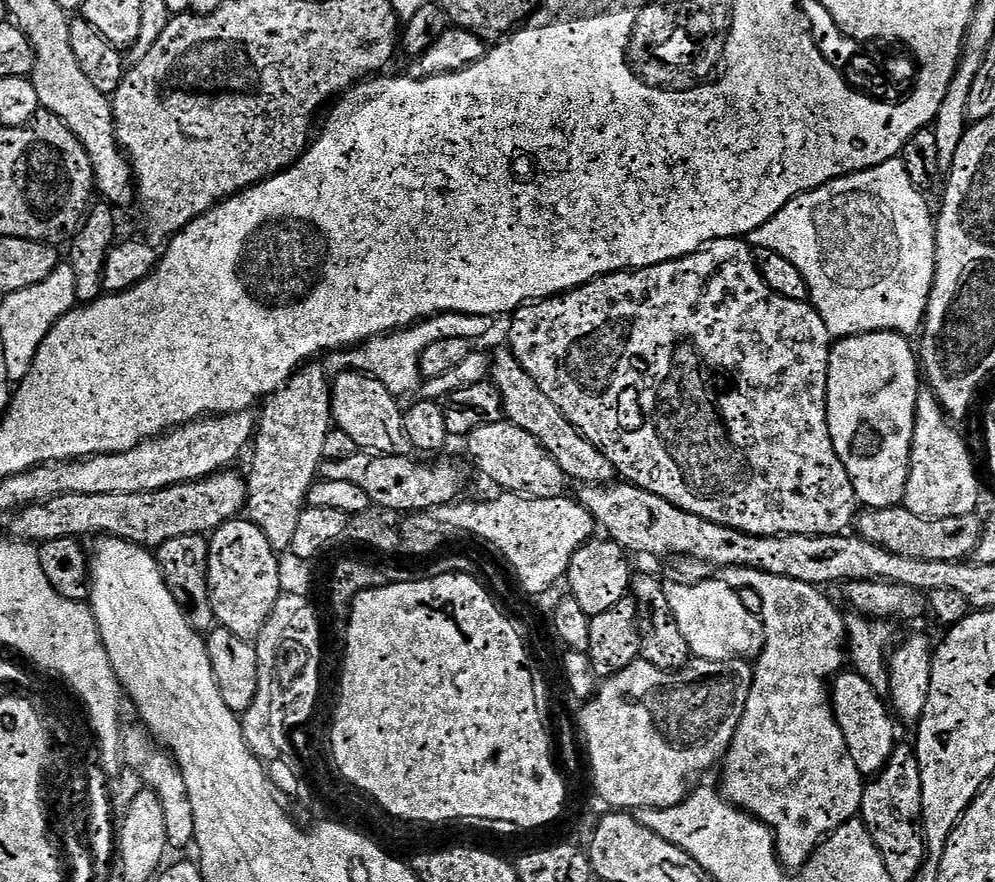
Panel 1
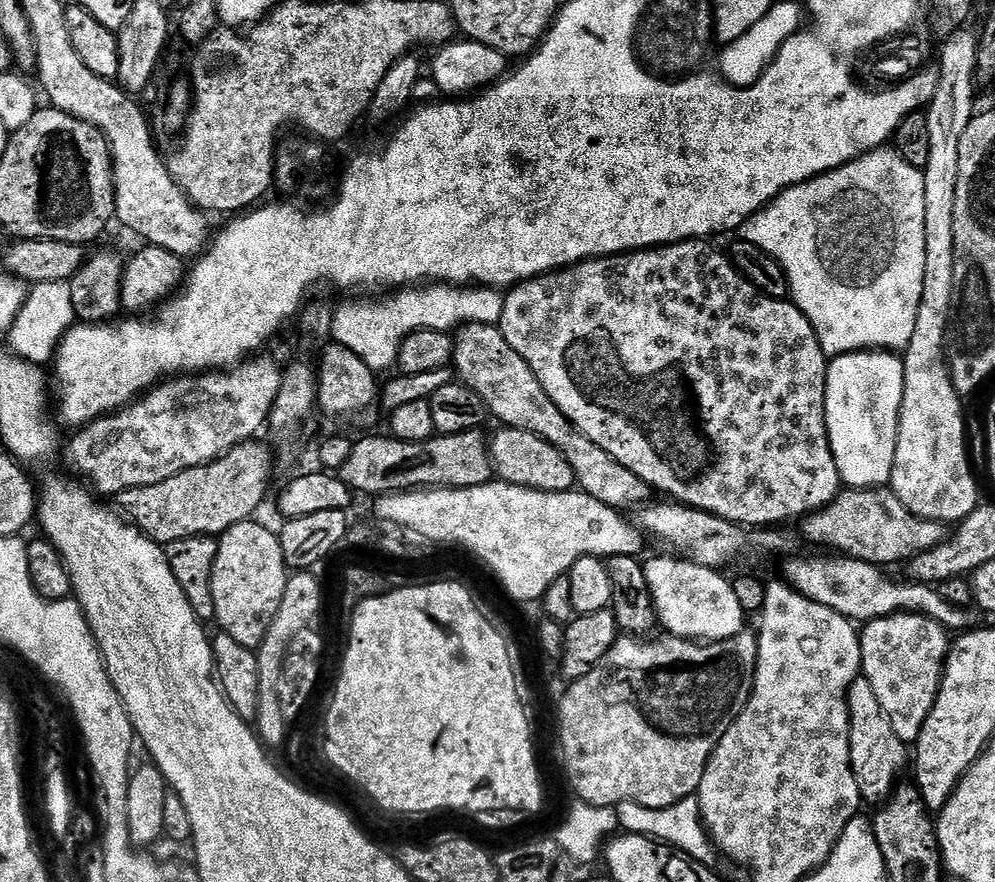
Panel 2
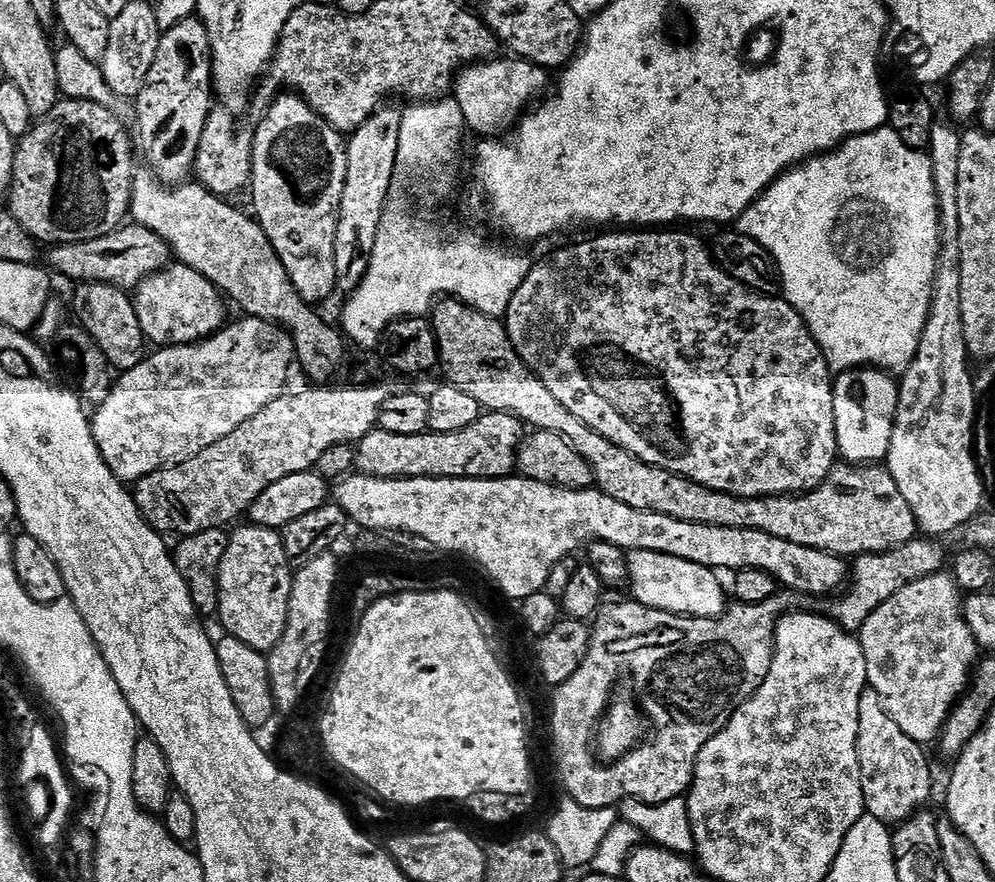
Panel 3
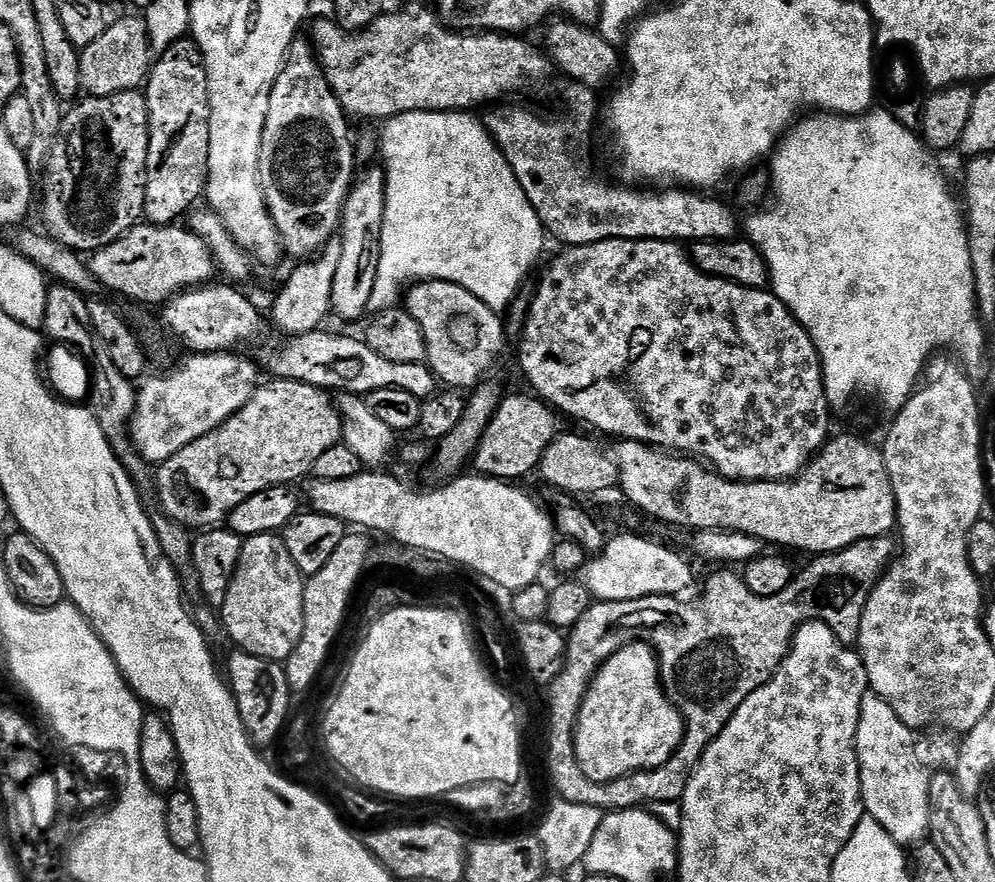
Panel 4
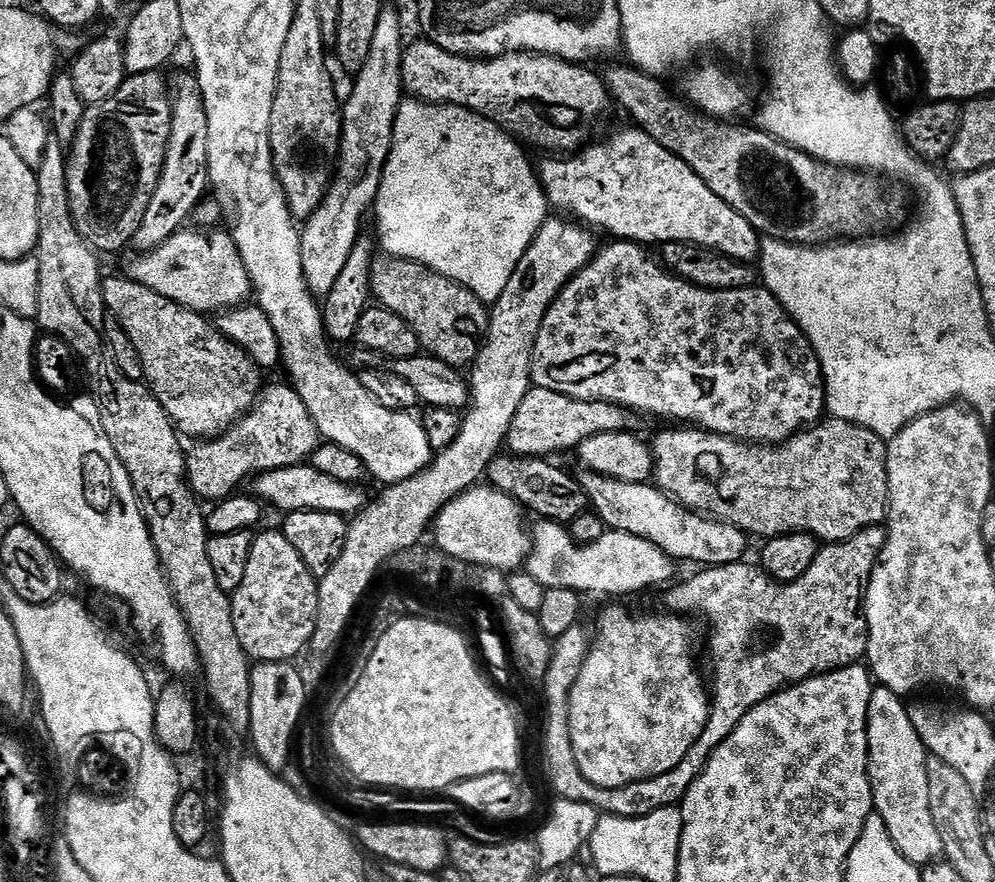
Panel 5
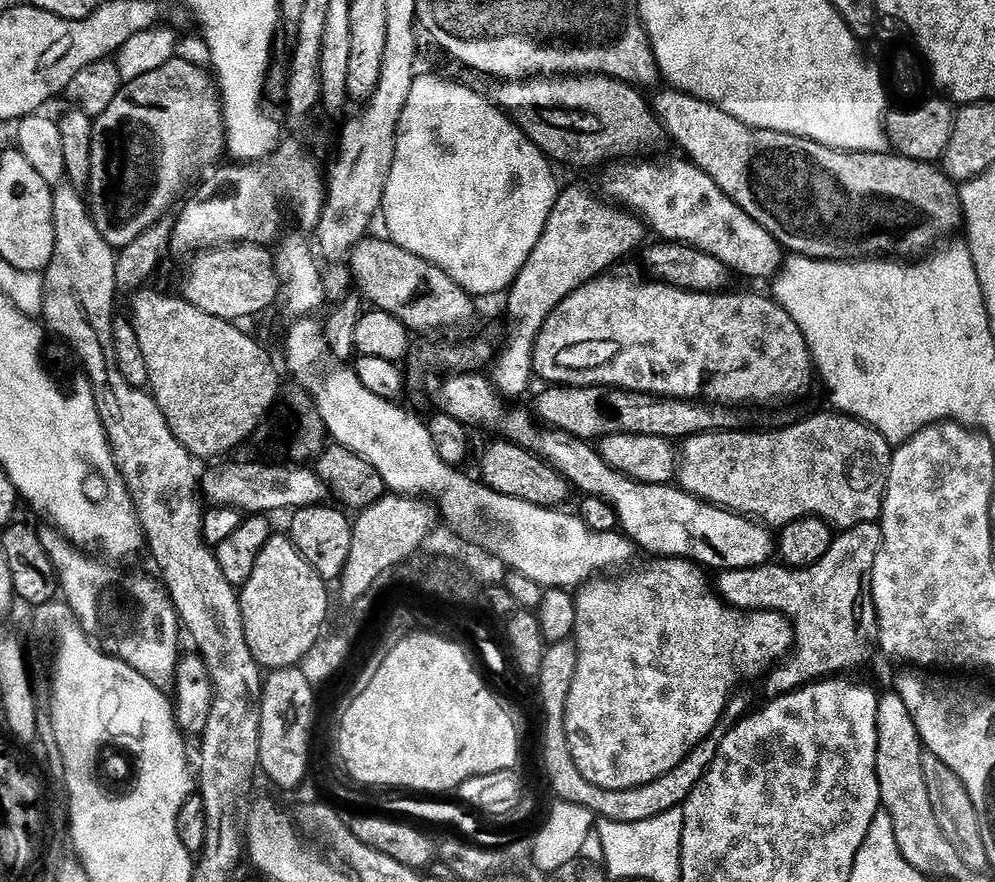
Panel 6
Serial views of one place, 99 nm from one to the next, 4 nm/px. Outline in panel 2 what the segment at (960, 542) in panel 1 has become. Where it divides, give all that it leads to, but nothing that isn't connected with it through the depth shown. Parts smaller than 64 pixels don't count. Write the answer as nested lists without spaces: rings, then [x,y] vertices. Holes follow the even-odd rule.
[[[888,486],[842,490],[819,512],[803,517],[803,524],[802,536],[807,543],[826,544],[830,547],[827,549],[877,566],[913,560],[926,550],[934,550],[950,535],[941,521],[927,520],[906,510]]]

